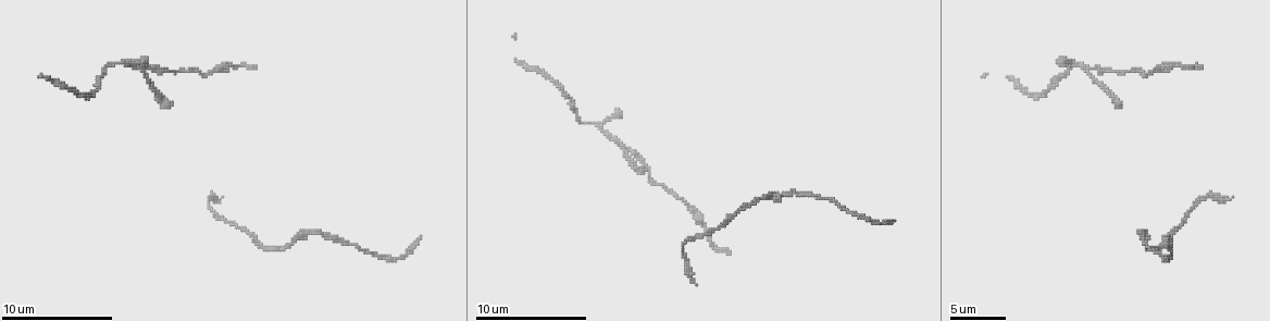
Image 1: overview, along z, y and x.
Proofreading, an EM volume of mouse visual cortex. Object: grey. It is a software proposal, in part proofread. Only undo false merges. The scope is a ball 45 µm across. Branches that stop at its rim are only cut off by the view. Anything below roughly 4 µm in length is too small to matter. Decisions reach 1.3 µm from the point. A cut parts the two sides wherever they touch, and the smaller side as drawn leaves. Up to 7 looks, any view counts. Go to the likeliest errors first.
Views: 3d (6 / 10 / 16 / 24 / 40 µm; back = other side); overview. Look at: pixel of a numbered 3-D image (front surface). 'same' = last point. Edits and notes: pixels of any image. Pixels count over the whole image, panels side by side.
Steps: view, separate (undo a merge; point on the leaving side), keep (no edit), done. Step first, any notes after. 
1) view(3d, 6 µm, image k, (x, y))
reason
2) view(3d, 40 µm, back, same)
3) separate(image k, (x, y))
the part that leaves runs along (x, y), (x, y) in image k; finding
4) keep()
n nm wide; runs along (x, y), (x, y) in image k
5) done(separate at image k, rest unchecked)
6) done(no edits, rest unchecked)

view(3d, 10 µm, image 1, (1091, 67))
two arms in line, one across

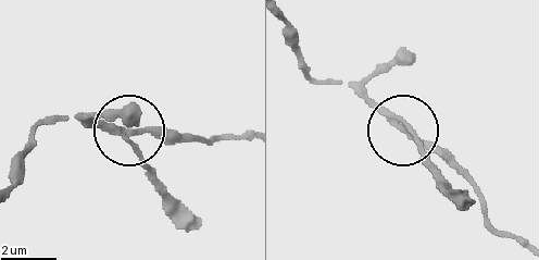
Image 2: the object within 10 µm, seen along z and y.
view(3d, 6 µm, image 2, (402, 129))

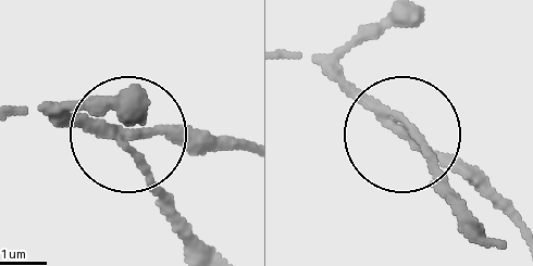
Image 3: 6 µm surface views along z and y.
keep()
190 nm wide; one cell here

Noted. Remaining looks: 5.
view(3d, 10 µm, image 1, (642, 171))
a narrow waist

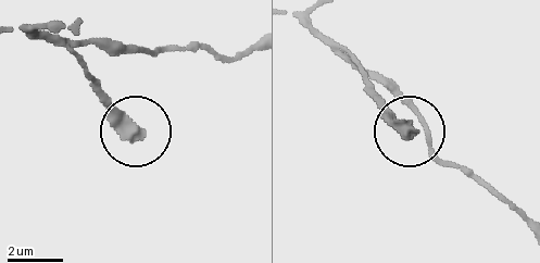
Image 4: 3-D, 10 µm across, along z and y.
view(3d, 6 µm, image 4, (131, 136))
zoom in

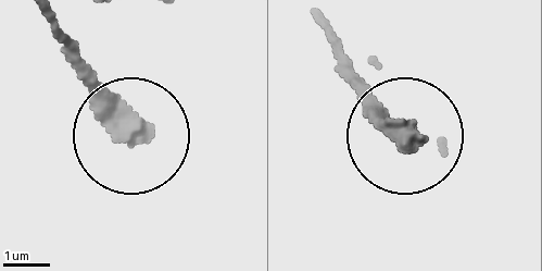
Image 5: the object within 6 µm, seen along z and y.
keep()
all the same cell

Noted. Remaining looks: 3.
view(3d, 16 µm, image 1, (819, 196))
calibre changes

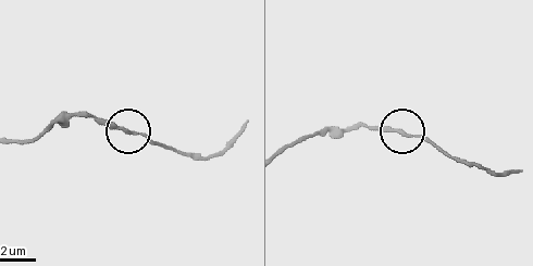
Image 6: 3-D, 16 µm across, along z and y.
keep()
all the same cell

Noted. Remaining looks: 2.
view(3d, 10 µm, image 1, (291, 245))
sudden change in width

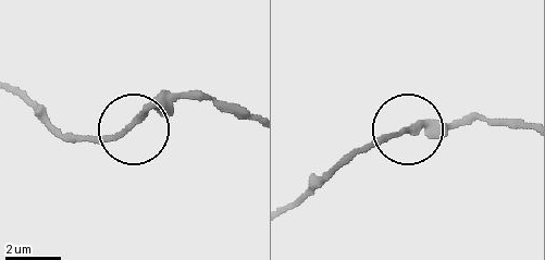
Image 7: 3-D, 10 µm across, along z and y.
view(3d, 6 µm, image 7, (130, 125))

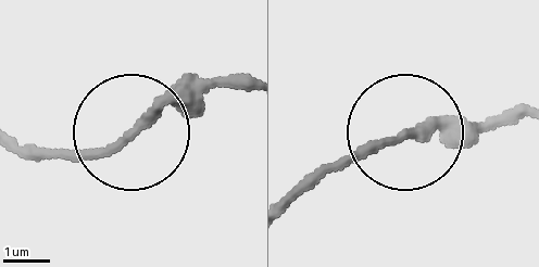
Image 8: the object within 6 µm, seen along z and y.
keep()
runs along (297, 188), (414, 126), (491, 126) in image 8; continuous, no second cell

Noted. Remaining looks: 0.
done(no edits, rest unchecked)

